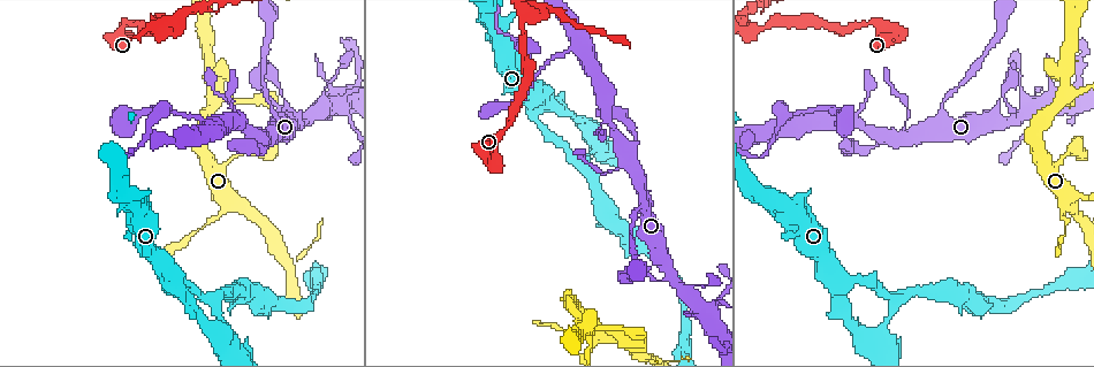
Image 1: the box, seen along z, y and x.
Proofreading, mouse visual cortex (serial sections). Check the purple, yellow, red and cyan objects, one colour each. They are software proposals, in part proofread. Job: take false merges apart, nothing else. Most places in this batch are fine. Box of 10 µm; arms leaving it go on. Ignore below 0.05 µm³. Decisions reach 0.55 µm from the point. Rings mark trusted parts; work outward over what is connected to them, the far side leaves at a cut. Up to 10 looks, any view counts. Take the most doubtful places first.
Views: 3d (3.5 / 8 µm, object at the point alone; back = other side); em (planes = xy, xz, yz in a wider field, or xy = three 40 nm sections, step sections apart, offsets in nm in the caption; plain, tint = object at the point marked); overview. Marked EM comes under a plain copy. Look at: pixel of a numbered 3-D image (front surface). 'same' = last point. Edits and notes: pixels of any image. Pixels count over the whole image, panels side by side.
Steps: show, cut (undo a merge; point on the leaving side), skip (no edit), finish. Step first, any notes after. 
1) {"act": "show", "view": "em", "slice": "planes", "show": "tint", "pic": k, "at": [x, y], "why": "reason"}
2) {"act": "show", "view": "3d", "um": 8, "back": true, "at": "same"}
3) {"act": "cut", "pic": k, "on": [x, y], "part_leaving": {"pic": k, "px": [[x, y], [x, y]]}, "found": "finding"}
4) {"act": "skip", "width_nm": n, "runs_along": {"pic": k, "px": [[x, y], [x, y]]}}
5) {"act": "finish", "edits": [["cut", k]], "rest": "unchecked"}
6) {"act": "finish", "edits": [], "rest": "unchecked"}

{"act": "show", "view": "3d", "um": 3.5, "pic": 1, "at": [522, 26], "why": "thick turns thin"}

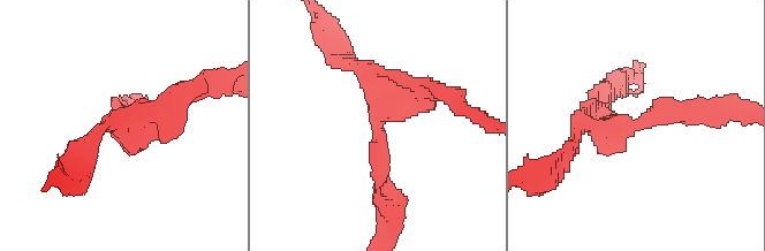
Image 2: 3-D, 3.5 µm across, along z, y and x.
{"act": "show", "view": "em", "slice": "planes", "show": "tint", "pic": 2, "at": [377, 126], "arms": 3, "arm_widths_nm": [200, 250, 250]}

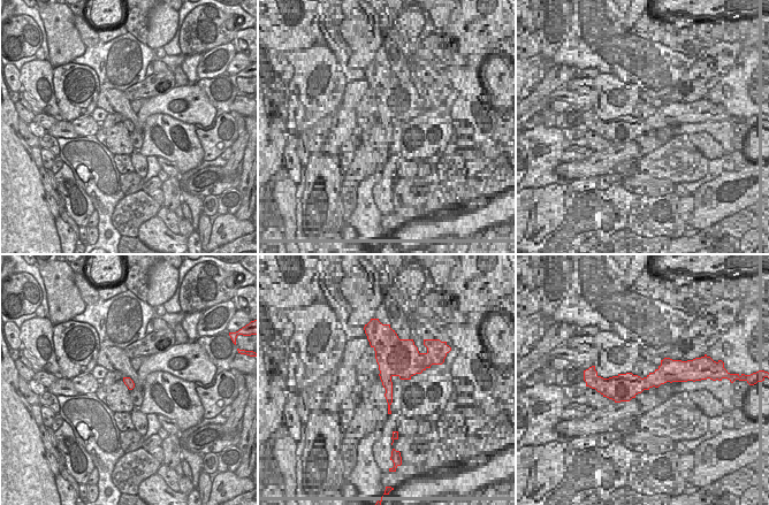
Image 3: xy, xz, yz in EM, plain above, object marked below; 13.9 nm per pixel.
{"act": "skip", "runs_along": {"pic": 2, "px": [[384, 199], [376, 114], [433, 91]]}, "found": "one cell here"}

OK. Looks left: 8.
{"act": "show", "view": "3d", "um": 3.5, "pic": 1, "at": [1065, 100]}

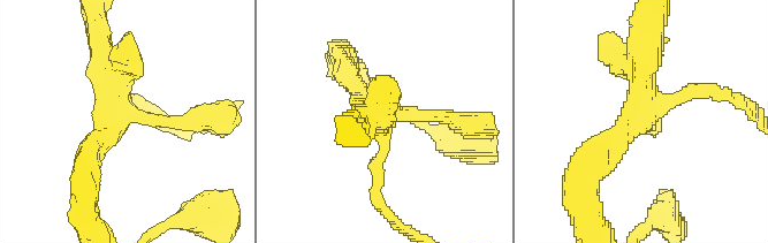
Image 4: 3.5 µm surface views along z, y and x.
{"act": "show", "view": "em", "slice": "xy", "step": 3, "show": "tint", "pic": 4, "at": [636, 117], "arms": 4, "arm_widths_nm": [150, 200, 300, 400], "why": "now the EM"}

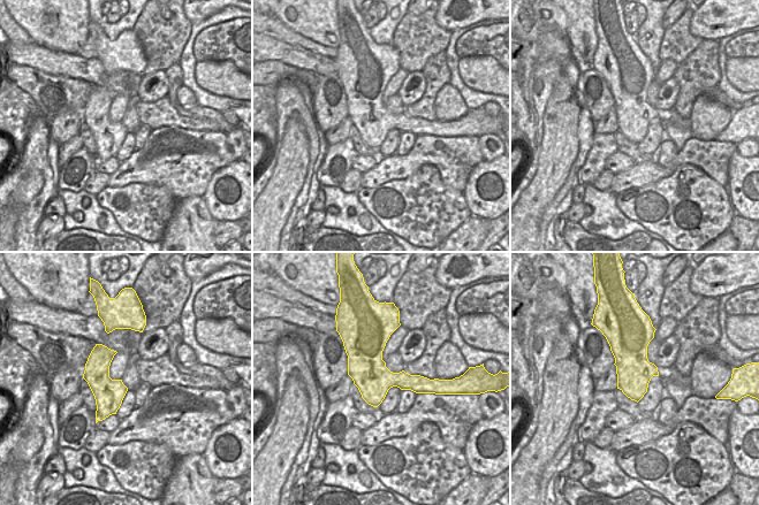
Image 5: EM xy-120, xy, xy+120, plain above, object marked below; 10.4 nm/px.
{"act": "skip", "runs_along": {"pic": 4, "px": [[592, 168], [643, 108], [648, 45]]}, "found": "one cell here"}

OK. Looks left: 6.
{"act": "show", "view": "3d", "um": 3.5, "back": true, "pic": 1, "at": [510, 65], "why": "sudden change in width"}

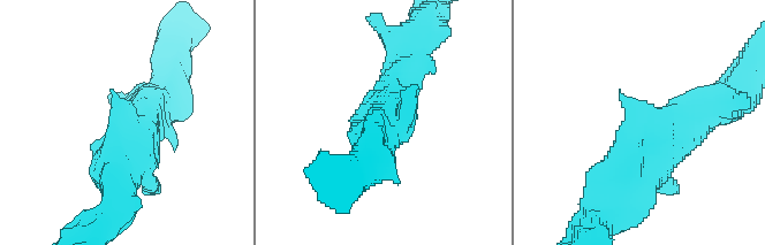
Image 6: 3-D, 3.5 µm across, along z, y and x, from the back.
{"act": "show", "view": "em", "slice": "xy", "step": 1, "show": "tint", "pic": 6, "at": [123, 122], "why": "shape alone is not enough"}

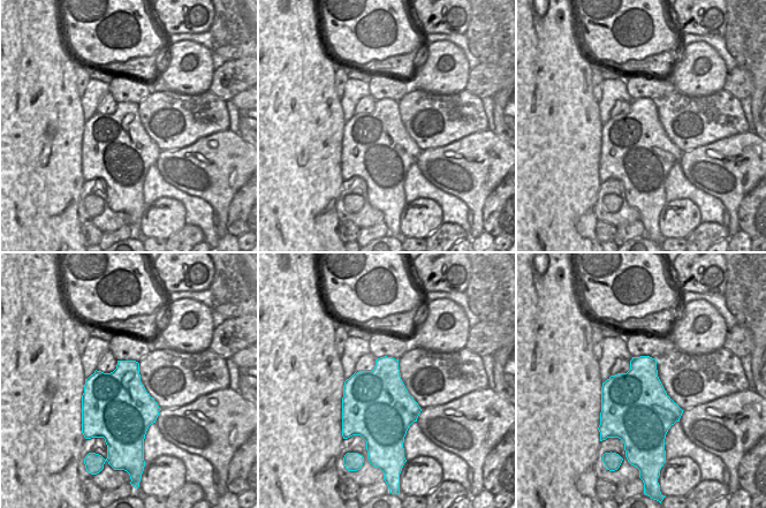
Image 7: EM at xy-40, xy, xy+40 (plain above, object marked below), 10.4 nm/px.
{"act": "skip", "runs_along": {"pic": 6, "px": [[118, 186], [131, 140], [111, 91]]}, "found": "all the same cell"}

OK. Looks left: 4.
{"act": "show", "view": "em", "slice": "planes", "show": "tint", "pic": 1, "at": [341, 96], "why": "sudden change in width"}

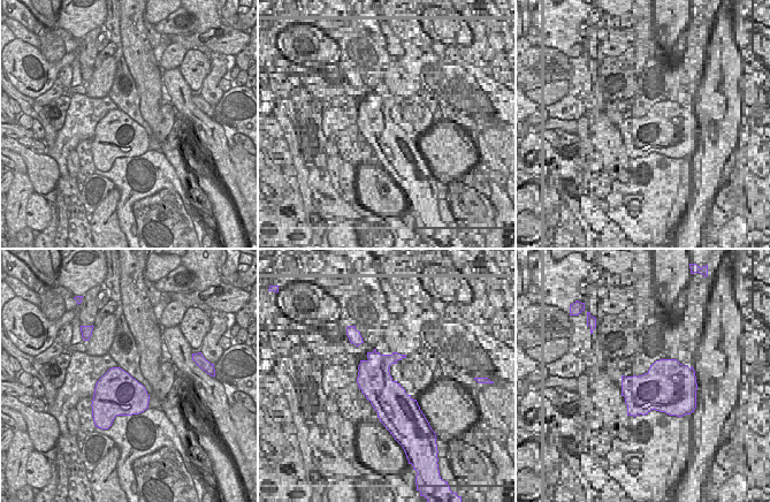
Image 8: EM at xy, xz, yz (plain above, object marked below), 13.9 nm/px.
{"act": "show", "view": "3d", "um": 3.5, "at": "same", "why": "wider look"}

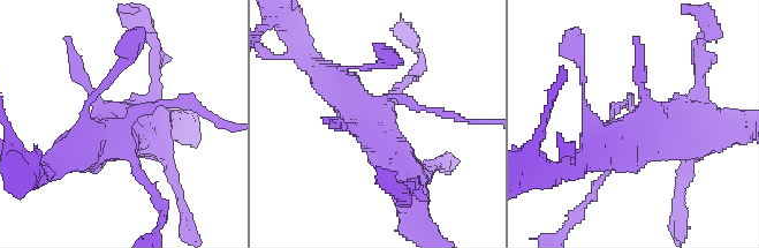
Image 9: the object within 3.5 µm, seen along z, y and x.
{"act": "skip", "runs_along": {"pic": 9, "px": [[312, 65], [369, 121], [401, 174]]}, "found": "one cell here"}

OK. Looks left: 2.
{"act": "finish", "edits": [], "rest": "unchecked"}

